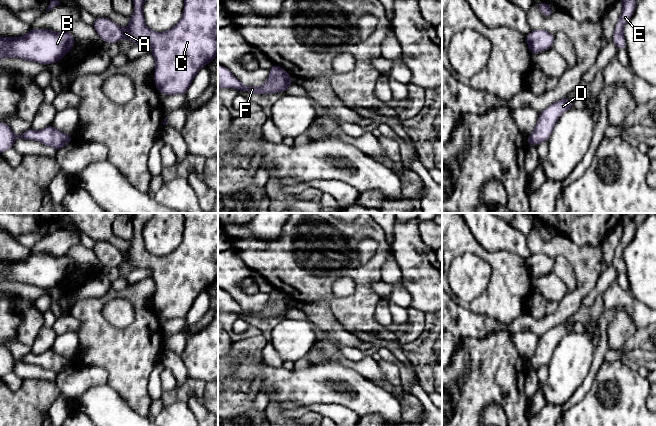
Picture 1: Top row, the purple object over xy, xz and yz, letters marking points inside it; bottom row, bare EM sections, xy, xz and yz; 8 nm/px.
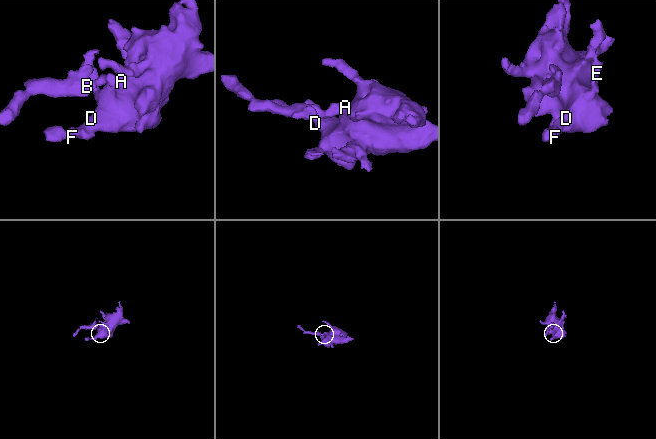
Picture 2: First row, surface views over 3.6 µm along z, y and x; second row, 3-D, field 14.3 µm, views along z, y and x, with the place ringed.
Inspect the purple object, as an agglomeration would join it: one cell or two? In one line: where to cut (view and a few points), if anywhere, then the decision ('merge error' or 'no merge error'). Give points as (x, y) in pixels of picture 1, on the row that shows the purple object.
cut none; no merge error

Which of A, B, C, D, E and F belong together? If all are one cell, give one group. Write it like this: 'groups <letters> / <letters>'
groups A B C D E F

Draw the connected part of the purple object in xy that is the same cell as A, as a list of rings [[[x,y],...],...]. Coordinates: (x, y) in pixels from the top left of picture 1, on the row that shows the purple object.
[[[133,0],[134,11],[127,28],[105,17],[96,18],[92,26],[104,43],[118,43],[126,38],[134,45],[150,45],[155,59],[154,83],[157,91],[166,96],[186,94],[198,71],[218,54],[218,0],[184,0],[181,20],[163,32],[155,32],[146,26],[144,2]]]

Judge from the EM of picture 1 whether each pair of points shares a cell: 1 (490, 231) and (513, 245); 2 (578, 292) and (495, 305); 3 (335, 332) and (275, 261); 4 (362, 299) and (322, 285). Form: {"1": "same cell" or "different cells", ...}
{"1": "same cell", "2": "different cells", "3": "different cells", "4": "same cell"}

